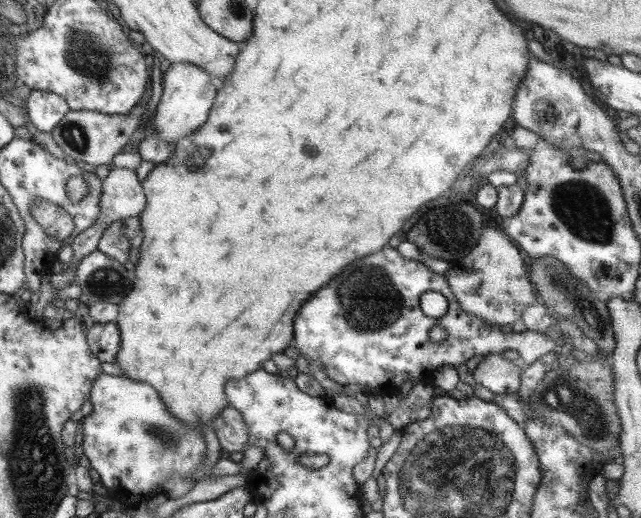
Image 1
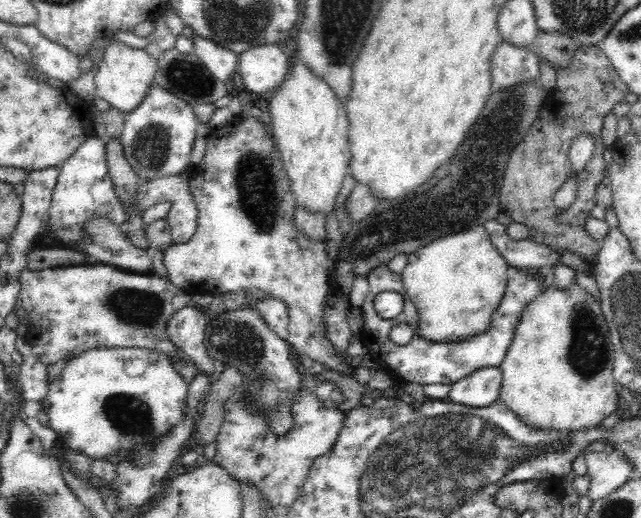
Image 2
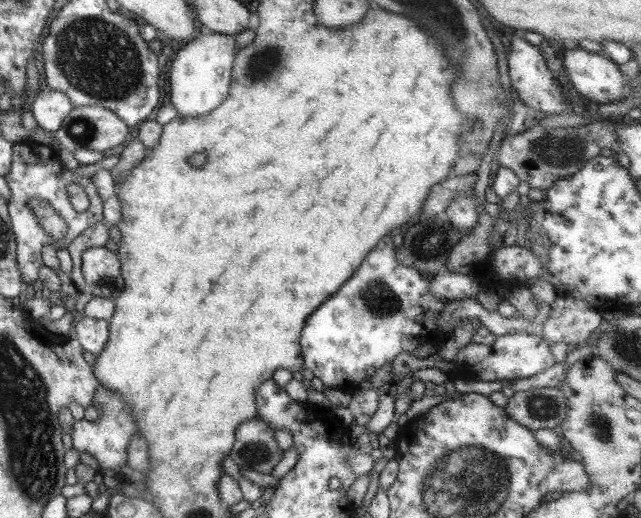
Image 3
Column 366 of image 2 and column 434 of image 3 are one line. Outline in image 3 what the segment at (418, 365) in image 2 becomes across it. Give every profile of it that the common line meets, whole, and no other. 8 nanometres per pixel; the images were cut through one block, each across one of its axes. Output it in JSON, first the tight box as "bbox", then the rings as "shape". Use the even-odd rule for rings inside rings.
{"bbox":[299,234,450,392],"shape":[[[390,234],[383,236],[337,292],[328,296],[304,322],[305,326],[299,336],[302,366],[312,372],[315,378],[319,378],[324,387],[335,387],[349,392],[357,388],[361,380],[367,378],[366,368],[381,368],[383,364],[392,362],[401,352],[413,355],[416,350],[426,346],[448,347],[450,335],[438,331],[437,324],[440,323],[443,306],[449,300],[438,299],[428,291],[434,275],[397,262],[396,246],[391,238]]]}

